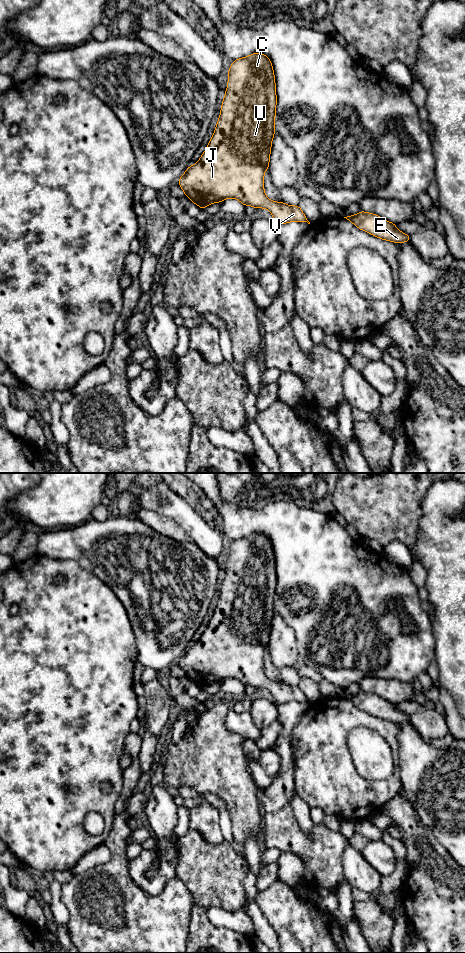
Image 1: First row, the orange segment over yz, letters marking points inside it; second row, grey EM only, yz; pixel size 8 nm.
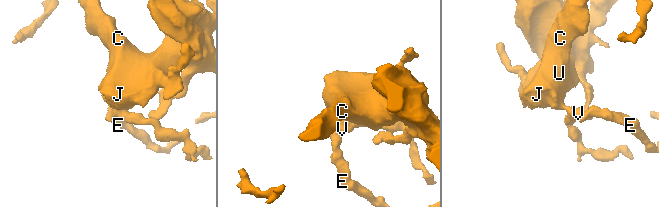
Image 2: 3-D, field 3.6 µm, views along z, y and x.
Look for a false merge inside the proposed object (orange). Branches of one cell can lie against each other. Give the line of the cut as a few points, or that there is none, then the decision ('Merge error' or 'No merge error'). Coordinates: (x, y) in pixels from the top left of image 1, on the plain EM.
No split. No merge error

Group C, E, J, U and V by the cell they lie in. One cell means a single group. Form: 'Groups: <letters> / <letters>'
Groups: C E J U V

